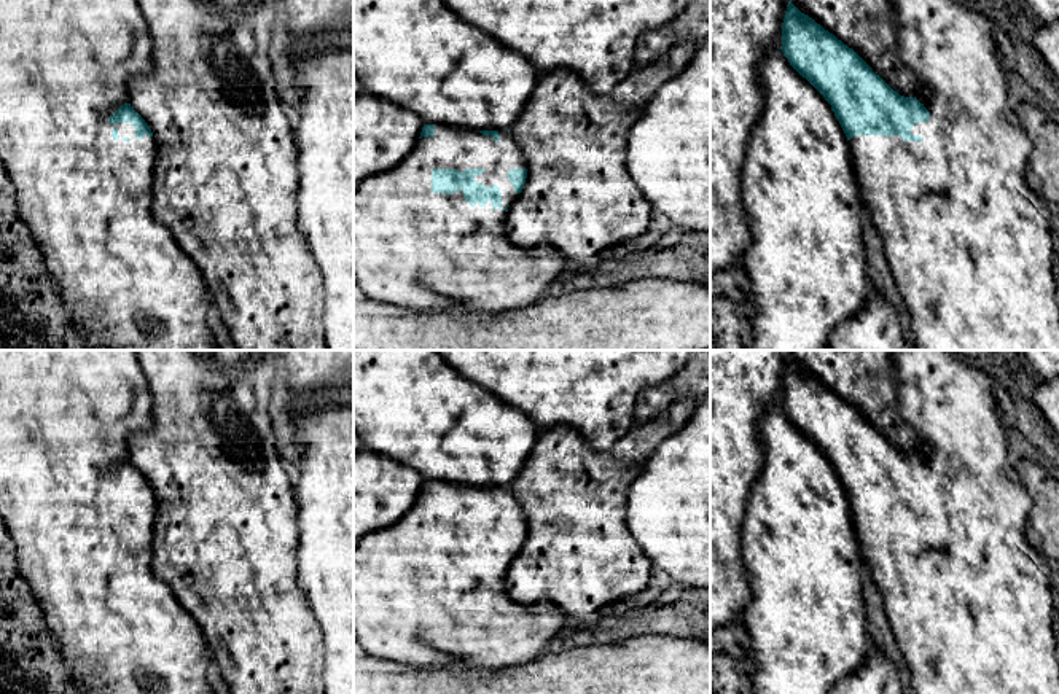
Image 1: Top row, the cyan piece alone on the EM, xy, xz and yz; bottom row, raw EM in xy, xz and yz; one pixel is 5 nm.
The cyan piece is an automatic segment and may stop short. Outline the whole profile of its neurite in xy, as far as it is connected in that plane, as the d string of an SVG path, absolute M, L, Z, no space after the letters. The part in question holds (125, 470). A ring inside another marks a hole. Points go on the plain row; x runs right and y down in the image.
M0 350L0 516L14 540L18 573L43 610L43 626L56 638L70 676L84 694L215 694L207 680L212 651L196 621L170 587L153 573L158 500L129 460L129 436L153 427L153 400L135 350Z

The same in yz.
M892 350L892 368L898 392L898 412L922 441L917 455L905 454L893 447L852 404L801 369L791 357L787 361L782 379L780 406L790 422L831 462L849 497L857 543L865 565L882 594L892 634L911 672L914 694L1059 694L1059 662L1053 629L1048 563L1026 540L1026 522L1032 509L1032 498L1014 470L1011 428L1000 415L994 400L994 379L989 365L970 363L955 350Z

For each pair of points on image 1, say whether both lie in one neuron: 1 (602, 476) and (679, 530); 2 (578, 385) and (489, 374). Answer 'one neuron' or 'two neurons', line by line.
1: two neurons
2: one neuron

